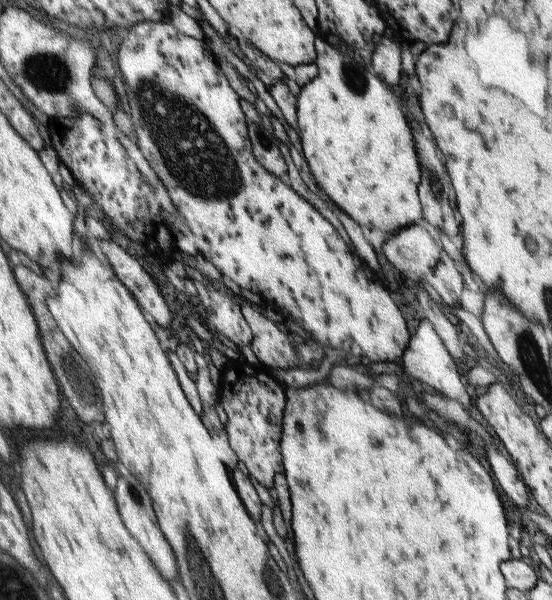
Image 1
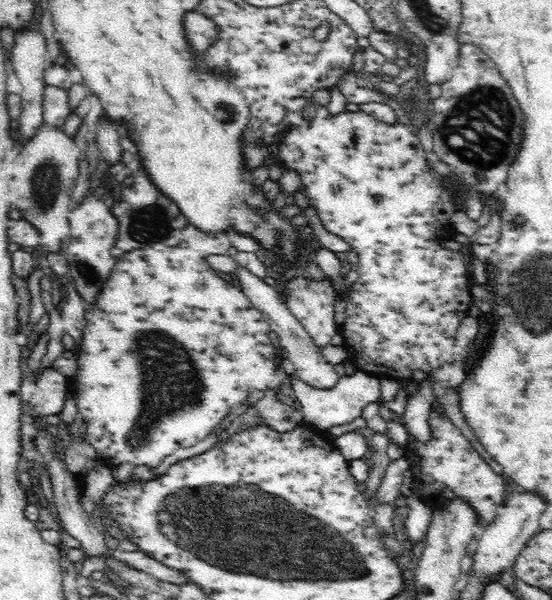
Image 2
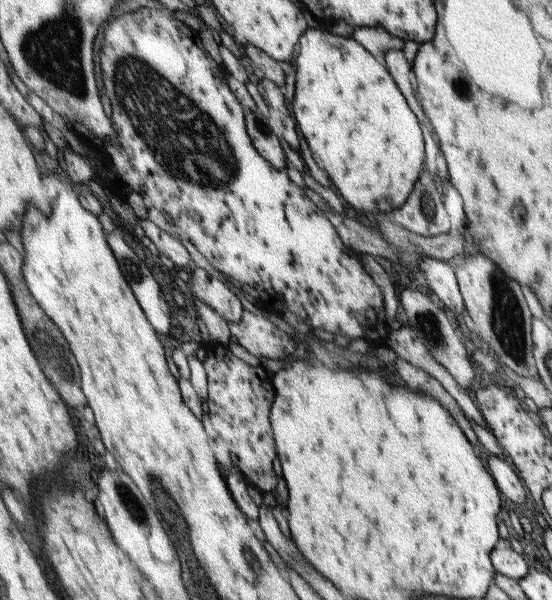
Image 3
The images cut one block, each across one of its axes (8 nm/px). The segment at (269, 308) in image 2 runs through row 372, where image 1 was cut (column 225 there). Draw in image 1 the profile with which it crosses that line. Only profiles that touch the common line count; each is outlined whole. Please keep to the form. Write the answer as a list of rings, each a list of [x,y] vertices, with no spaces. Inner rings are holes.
[[[197,277],[195,283],[205,313],[215,330],[222,332],[238,347],[250,346],[253,332],[240,311],[241,306],[222,291],[208,290],[209,284],[202,278]]]

